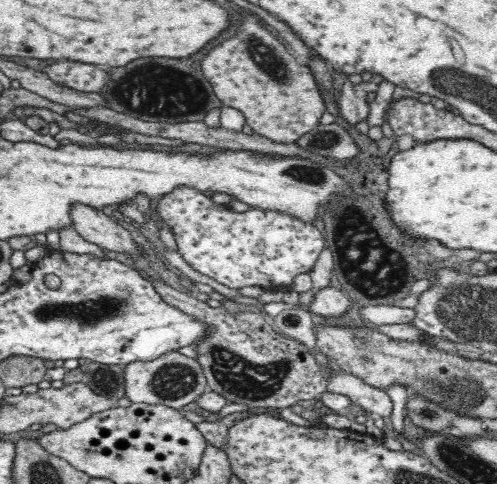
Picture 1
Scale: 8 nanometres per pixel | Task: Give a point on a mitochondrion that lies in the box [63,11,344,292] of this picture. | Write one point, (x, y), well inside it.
(156, 89)

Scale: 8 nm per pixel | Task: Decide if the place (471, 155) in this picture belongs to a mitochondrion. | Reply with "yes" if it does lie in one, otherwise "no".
no

